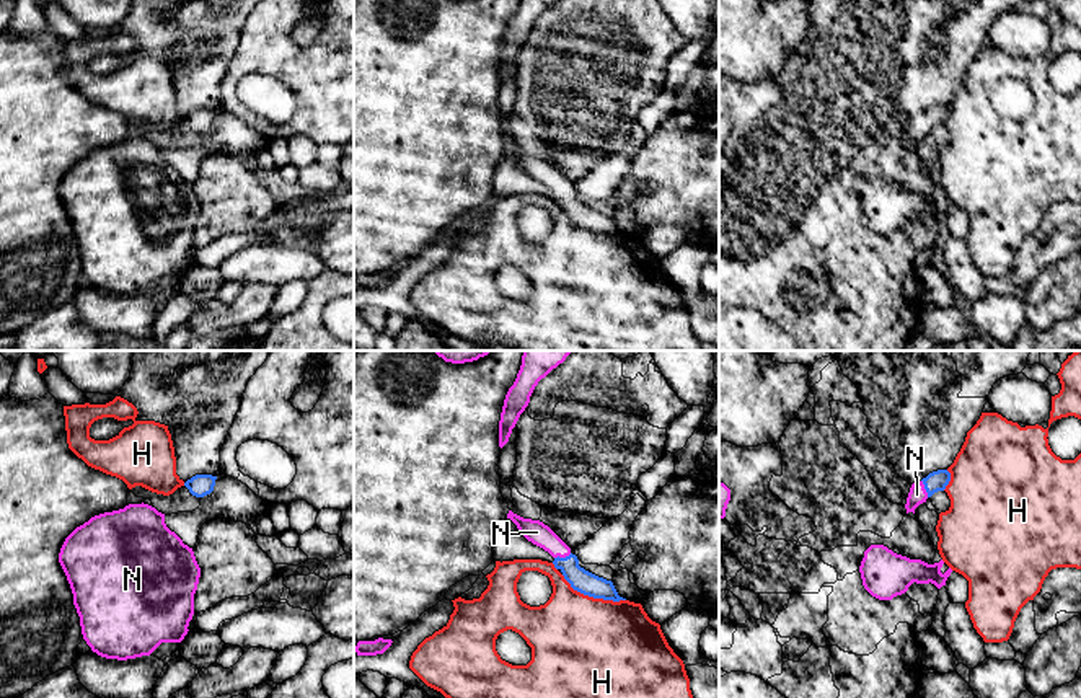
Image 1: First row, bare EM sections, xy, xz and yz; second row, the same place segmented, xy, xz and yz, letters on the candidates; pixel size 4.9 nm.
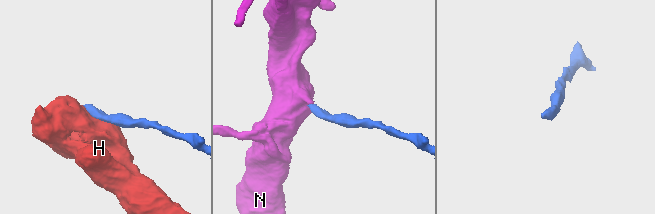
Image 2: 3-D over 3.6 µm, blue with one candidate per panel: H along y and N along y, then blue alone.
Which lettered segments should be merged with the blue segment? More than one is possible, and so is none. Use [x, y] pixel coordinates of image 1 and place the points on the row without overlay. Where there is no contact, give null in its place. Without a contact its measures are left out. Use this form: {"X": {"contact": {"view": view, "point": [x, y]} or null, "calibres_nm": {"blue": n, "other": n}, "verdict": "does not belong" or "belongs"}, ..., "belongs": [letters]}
{"H": {"contact": {"view": "xz", "point": [592, 230]}, "calibres_nm": {"blue": 120, "other": 480}, "verdict": "does not belong"}, "N": {"contact": {"view": "xz", "point": [563, 193]}, "calibres_nm": {"blue": 120, "other": 110}, "verdict": "belongs"}, "belongs": ["N"]}

